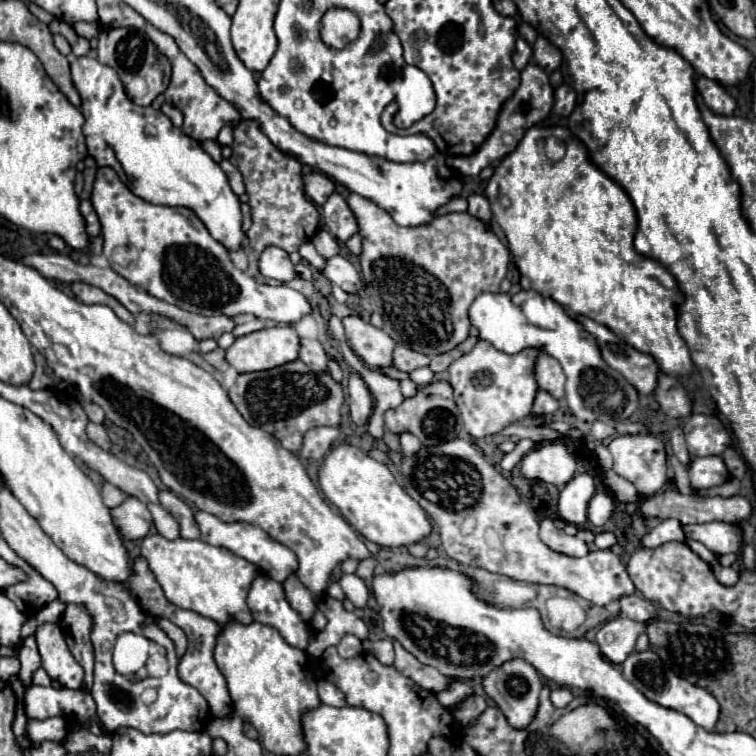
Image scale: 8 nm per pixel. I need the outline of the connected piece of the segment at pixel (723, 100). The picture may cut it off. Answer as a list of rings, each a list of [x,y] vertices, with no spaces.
[[[698,76],[696,78],[696,92],[702,96],[702,102],[706,104],[706,108],[710,108],[714,114],[730,116],[736,108],[736,100],[726,92],[724,86],[720,86],[714,80]]]

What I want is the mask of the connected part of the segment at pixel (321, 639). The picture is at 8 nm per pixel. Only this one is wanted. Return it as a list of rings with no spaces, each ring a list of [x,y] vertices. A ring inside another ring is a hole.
[[[326,596],[326,600],[322,600],[322,604],[318,606],[322,612],[326,610],[326,618],[328,618],[328,624],[322,632],[316,634],[316,638],[310,638],[310,644],[306,648],[306,652],[314,658],[320,658],[324,654],[326,648],[330,646],[336,646],[338,640],[344,636],[344,634],[354,634],[358,636],[360,640],[368,640],[370,638],[370,630],[368,626],[352,612],[346,612],[342,608],[342,602],[340,600],[334,600],[330,596]]]

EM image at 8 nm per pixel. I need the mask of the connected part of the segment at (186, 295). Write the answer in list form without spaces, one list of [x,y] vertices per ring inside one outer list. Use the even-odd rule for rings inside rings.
[[[100,168],[94,180],[90,202],[100,218],[102,224],[102,238],[104,238],[104,250],[102,254],[110,260],[110,266],[114,272],[124,276],[130,284],[142,286],[148,294],[166,300],[182,310],[212,316],[212,314],[226,314],[226,316],[238,316],[238,314],[254,314],[264,320],[274,320],[280,324],[294,324],[302,320],[304,316],[312,316],[312,306],[298,290],[292,290],[288,286],[268,286],[258,284],[254,278],[238,270],[230,258],[228,250],[216,242],[206,226],[200,222],[196,214],[192,214],[186,208],[170,208],[170,206],[156,206],[150,204],[138,196],[134,196],[116,176],[112,168]]]

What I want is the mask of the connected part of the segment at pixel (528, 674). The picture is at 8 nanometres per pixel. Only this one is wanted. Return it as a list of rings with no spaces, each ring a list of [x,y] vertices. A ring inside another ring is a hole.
[[[510,660],[510,664],[502,664],[502,668],[496,668],[484,680],[486,694],[498,704],[498,708],[506,716],[508,724],[516,730],[526,730],[528,724],[534,720],[534,716],[538,712],[538,700],[540,700],[542,686],[544,684],[542,684],[542,678],[536,672],[536,668],[526,664],[524,660]]]

